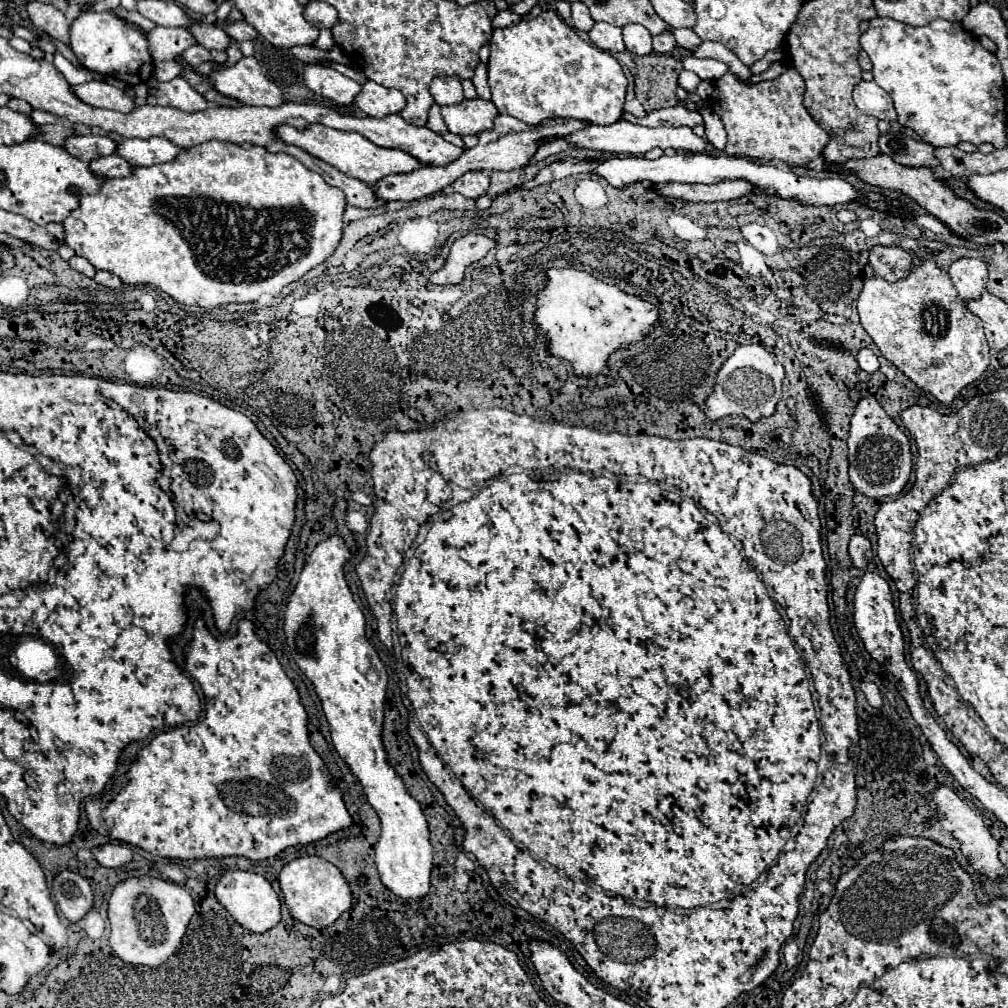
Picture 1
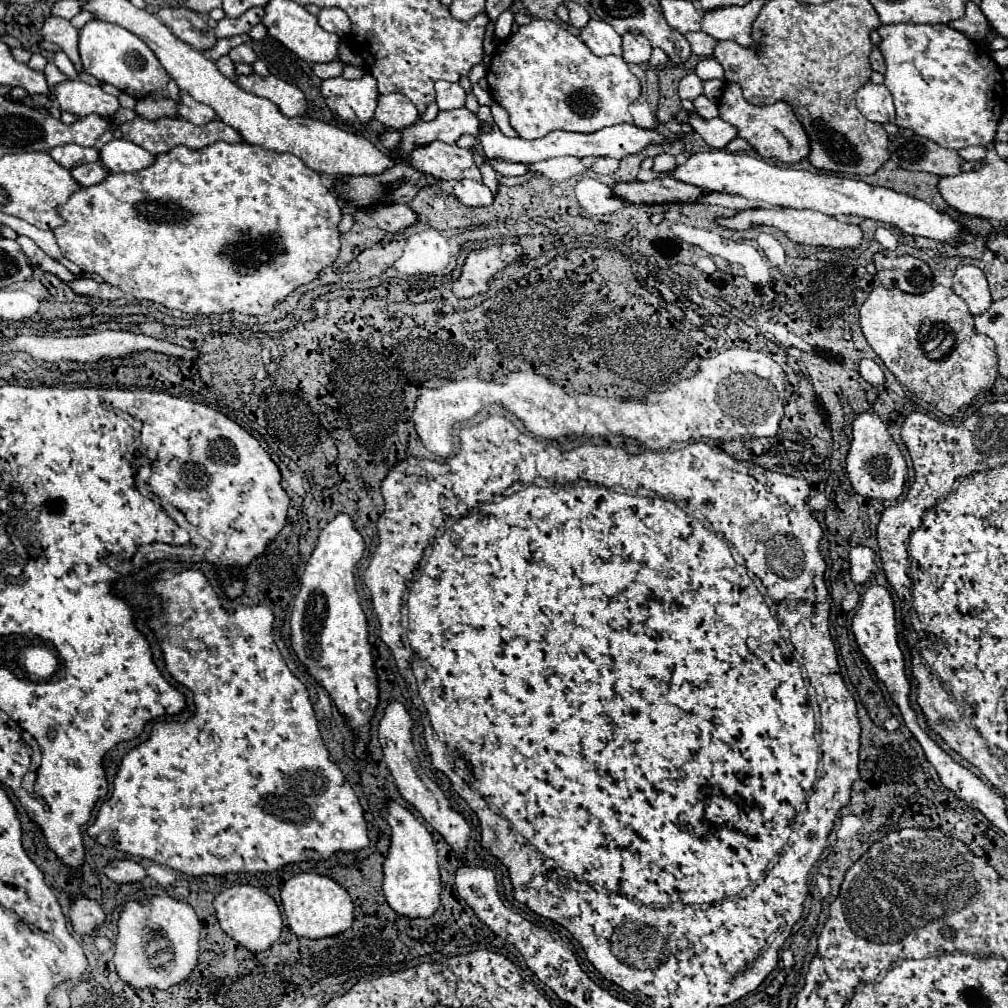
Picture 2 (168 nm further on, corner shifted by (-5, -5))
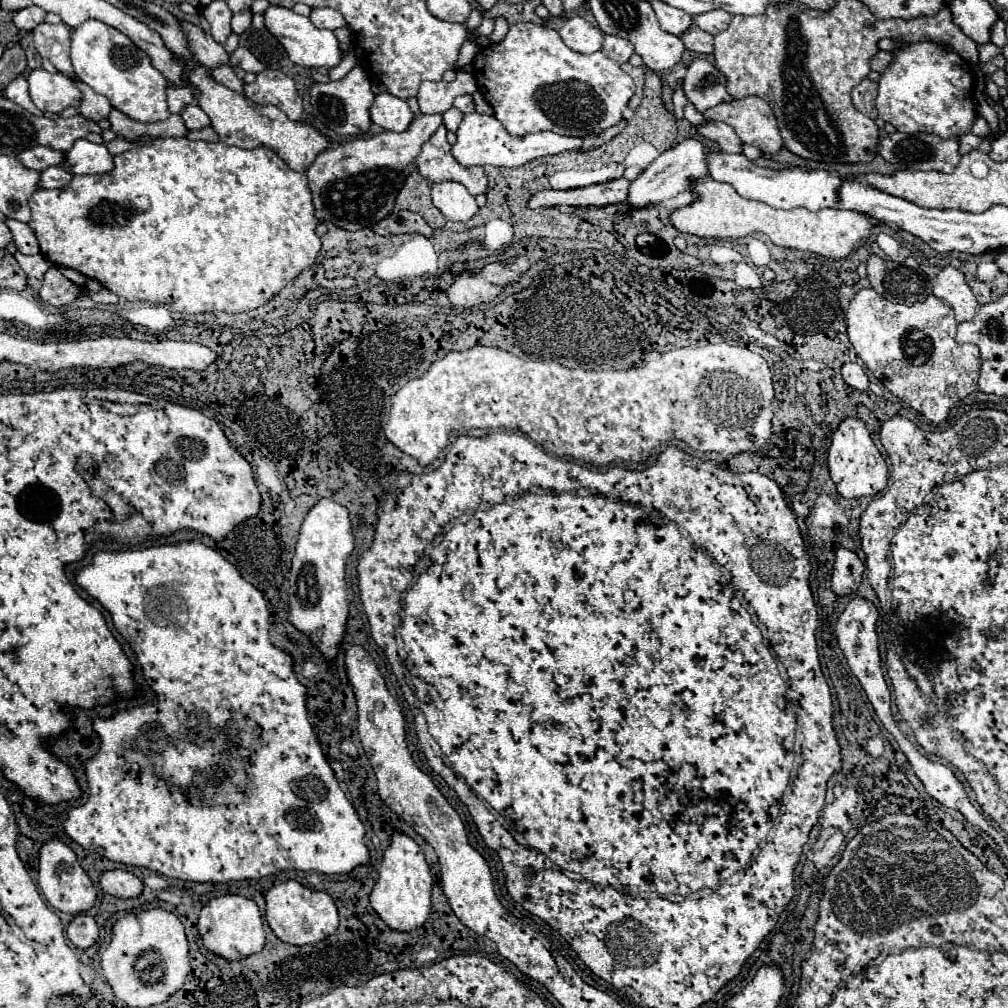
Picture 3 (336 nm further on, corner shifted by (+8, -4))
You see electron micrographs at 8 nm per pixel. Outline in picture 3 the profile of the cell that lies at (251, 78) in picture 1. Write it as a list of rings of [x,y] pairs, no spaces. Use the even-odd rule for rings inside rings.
[[[267,69],[257,75],[255,83],[245,85],[245,97],[257,105],[275,105],[291,121],[299,121],[303,113],[303,101],[297,93],[295,81],[283,71]]]

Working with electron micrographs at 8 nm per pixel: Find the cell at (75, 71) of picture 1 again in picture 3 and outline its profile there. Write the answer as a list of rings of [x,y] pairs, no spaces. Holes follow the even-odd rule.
[[[19,75],[17,79],[13,79],[13,81],[3,89],[1,95],[7,97],[7,99],[11,99],[13,103],[25,107],[29,113],[33,113],[33,115],[37,115],[37,117],[43,115],[43,113],[33,105],[33,101],[31,101],[31,97],[29,97],[29,85],[27,85],[25,75]]]

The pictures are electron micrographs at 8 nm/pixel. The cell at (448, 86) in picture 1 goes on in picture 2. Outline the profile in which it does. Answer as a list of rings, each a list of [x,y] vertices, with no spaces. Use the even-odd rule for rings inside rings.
[[[436,82],[436,104],[440,110],[462,108],[464,100],[466,100],[466,92],[460,88],[460,84]]]

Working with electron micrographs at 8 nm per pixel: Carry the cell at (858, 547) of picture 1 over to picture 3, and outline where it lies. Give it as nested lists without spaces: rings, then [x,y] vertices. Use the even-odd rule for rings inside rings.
[[[837,549],[835,567],[831,575],[831,591],[835,595],[853,595],[861,583],[861,573],[865,565],[849,549]]]

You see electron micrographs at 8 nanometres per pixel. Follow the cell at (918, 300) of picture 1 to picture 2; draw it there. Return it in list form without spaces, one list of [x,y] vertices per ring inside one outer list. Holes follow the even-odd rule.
[[[934,282],[932,288],[930,288],[930,292],[922,292],[922,294],[918,294],[918,296],[914,296],[914,294],[908,294],[908,292],[898,292],[898,288],[888,290],[888,288],[884,288],[884,286],[878,286],[878,288],[874,288],[874,290],[870,292],[870,296],[866,298],[866,302],[864,302],[862,308],[860,308],[860,324],[862,324],[862,332],[864,332],[866,340],[868,340],[868,344],[870,344],[872,350],[882,358],[882,362],[886,364],[886,368],[888,368],[910,392],[914,392],[916,396],[920,396],[920,398],[926,400],[928,404],[936,406],[936,408],[938,408],[940,412],[944,412],[946,416],[956,414],[956,412],[958,412],[964,404],[968,404],[978,392],[990,390],[990,388],[994,386],[994,380],[996,380],[996,376],[998,376],[998,356],[996,356],[994,340],[990,340],[988,336],[976,332],[974,320],[972,320],[970,310],[966,308],[966,302],[964,302],[952,288],[946,288],[946,286],[938,284],[938,282]]]

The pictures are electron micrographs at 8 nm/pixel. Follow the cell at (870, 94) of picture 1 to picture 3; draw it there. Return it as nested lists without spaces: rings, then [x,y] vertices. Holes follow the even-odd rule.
[[[863,79],[855,89],[853,89],[853,105],[869,115],[869,117],[877,117],[875,111],[875,97],[877,97],[877,83],[871,79]]]

